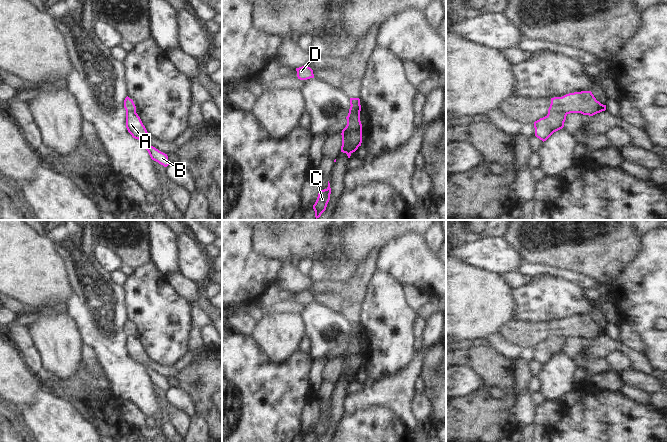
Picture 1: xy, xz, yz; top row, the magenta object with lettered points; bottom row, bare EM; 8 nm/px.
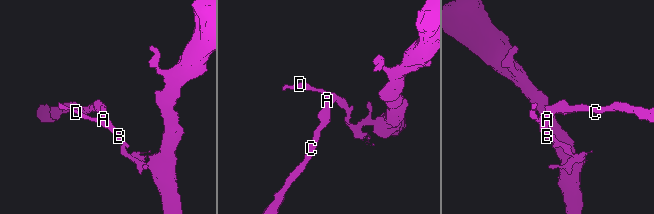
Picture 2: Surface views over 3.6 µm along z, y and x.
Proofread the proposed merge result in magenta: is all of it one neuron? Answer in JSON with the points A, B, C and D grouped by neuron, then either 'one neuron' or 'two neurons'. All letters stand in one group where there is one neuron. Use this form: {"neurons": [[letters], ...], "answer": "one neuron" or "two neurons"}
{"neurons": [["A", "B", "D"], ["C"]], "answer": "two neurons"}

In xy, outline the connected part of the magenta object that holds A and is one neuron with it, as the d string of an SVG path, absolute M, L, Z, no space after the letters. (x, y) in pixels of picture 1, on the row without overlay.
M126 335L126 352L133 362L138 363L145 369L152 384L164 391L170 389L167 378L149 368L150 359L136 336Z

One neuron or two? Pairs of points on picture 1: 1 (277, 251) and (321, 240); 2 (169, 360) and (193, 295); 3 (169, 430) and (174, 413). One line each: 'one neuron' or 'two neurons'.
1: one neuron
2: two neurons
3: two neurons

